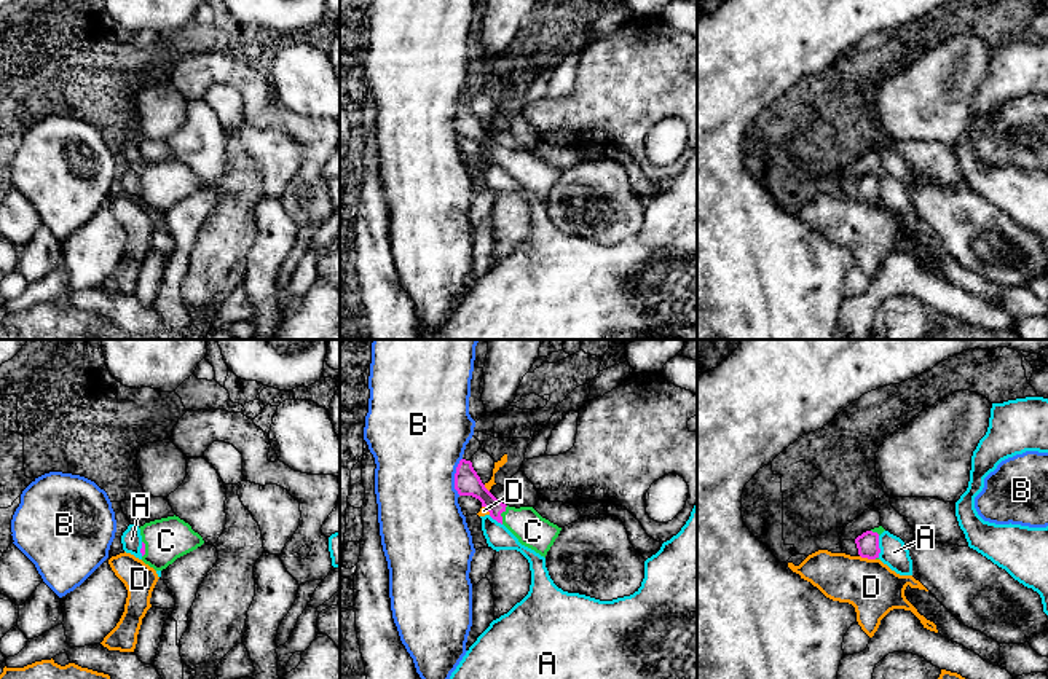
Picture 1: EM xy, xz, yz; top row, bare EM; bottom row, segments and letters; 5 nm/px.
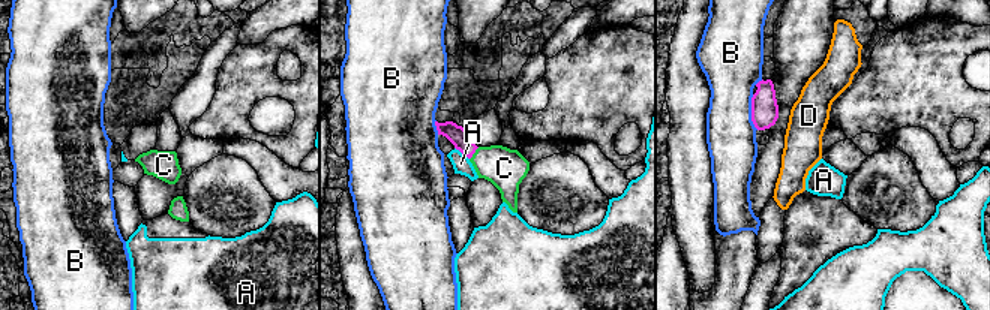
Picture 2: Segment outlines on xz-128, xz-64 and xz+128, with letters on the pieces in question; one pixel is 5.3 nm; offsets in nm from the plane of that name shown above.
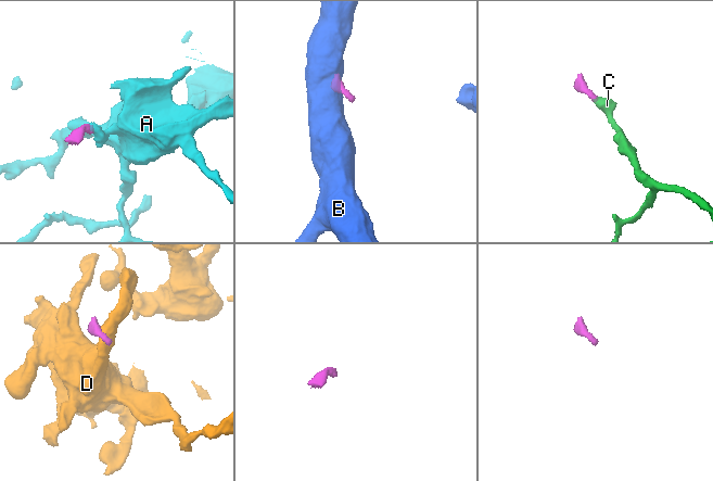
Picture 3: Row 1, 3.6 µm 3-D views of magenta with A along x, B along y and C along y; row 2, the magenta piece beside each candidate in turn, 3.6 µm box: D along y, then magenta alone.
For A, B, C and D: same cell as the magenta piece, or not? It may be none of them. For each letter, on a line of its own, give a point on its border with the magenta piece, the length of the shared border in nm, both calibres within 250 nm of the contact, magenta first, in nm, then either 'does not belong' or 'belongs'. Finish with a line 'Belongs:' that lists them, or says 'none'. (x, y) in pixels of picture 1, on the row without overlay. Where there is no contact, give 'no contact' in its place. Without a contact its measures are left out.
A: meets magenta in yz at (878, 190); contact 110 nm long; 110 nm thick on the magenta side, 140 nm on the other; does not belong
B: meets magenta in xz at (455, 120); contact 190 nm long; 130 nm thick on the magenta side, 460 nm on the other; does not belong
C: meets magenta in xz at (500, 158); contact 100 nm long; 130 nm thick on the magenta side, 170 nm on the other; belongs
D: meets magenta in yz at (868, 201); contact 80 nm long; 110 nm thick on the magenta side, 280 nm on the other; does not belong
Belongs: C

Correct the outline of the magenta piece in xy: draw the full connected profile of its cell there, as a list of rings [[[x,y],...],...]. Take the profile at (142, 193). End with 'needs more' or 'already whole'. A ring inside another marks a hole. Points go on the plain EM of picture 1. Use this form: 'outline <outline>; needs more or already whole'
outline [[[167,159],[139,171],[142,179],[142,204],[155,214],[163,214],[177,201],[204,186],[203,180],[179,159]]]; needs more

